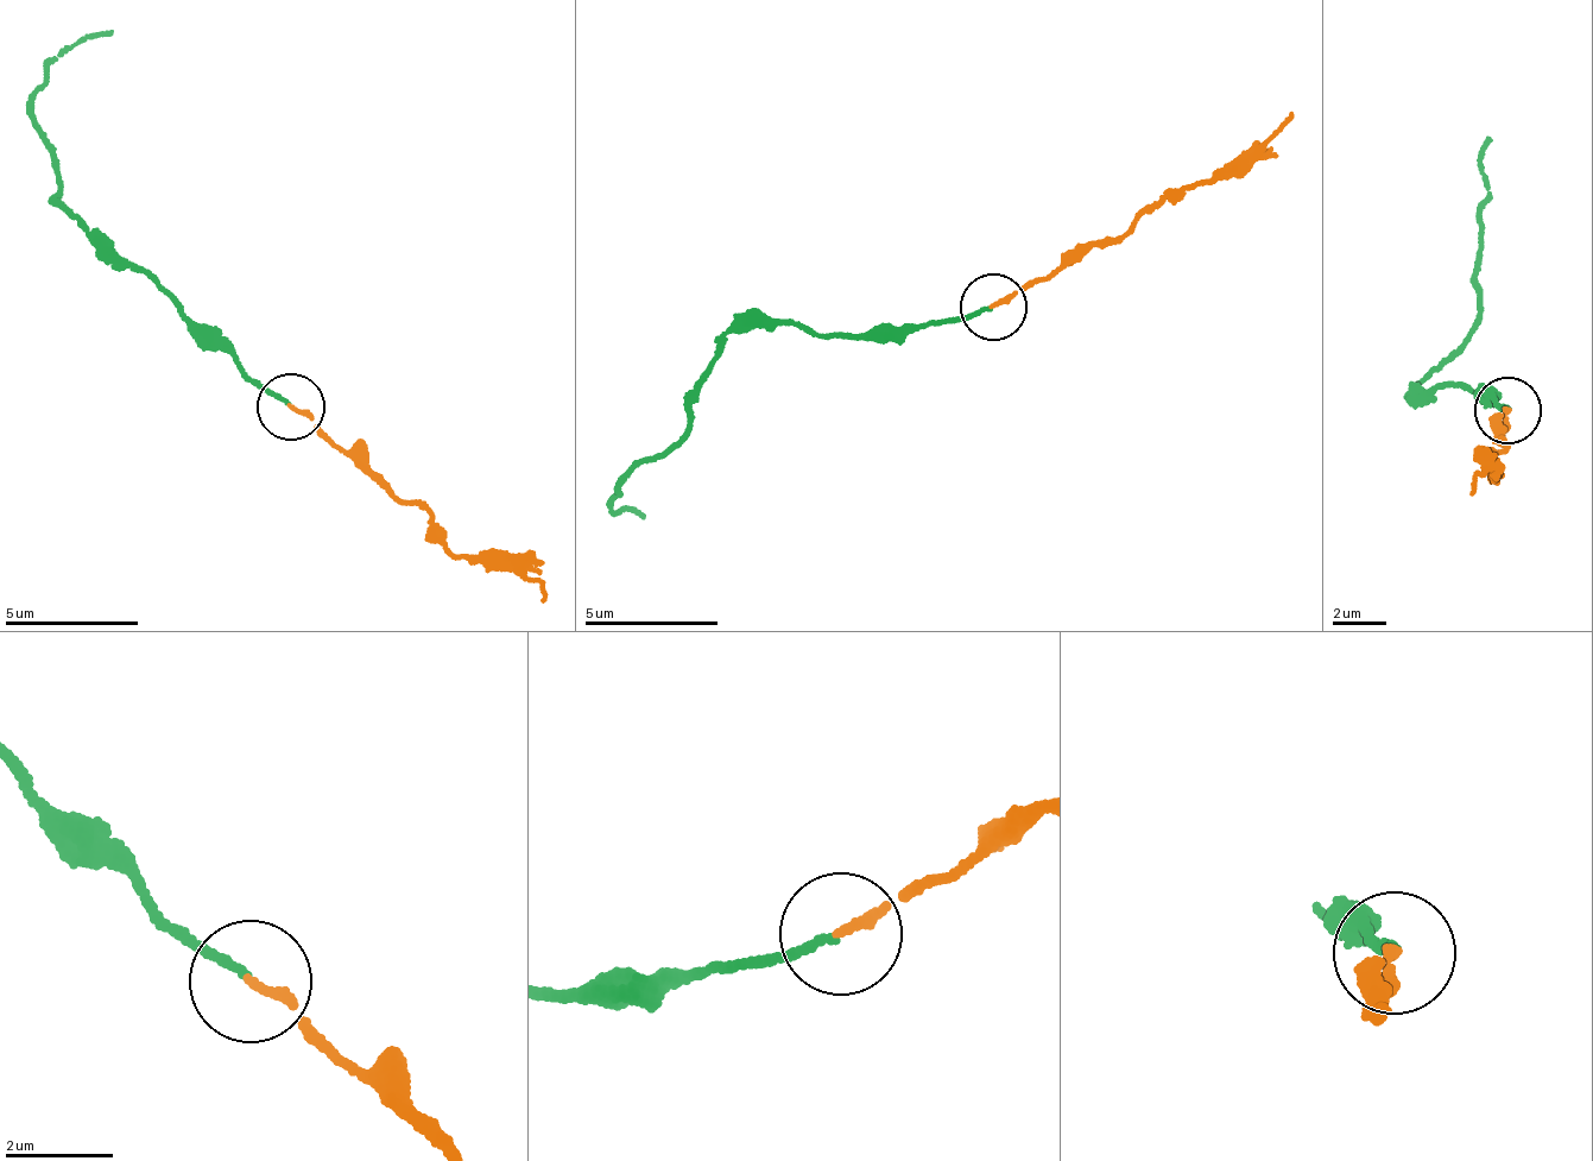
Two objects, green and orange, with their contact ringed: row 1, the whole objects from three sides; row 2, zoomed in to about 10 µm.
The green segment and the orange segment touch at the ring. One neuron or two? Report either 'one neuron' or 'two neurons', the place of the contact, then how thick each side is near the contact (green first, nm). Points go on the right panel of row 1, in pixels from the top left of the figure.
one neuron; place (1508, 410); calibres 140 and 190 nm

